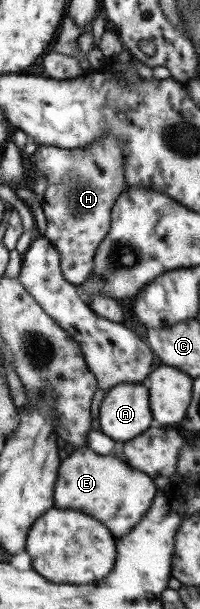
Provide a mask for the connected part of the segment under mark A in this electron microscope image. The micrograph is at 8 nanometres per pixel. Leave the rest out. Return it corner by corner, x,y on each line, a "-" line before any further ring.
119,383
106,391
98,409
99,431
115,441
127,441
151,425
147,389

